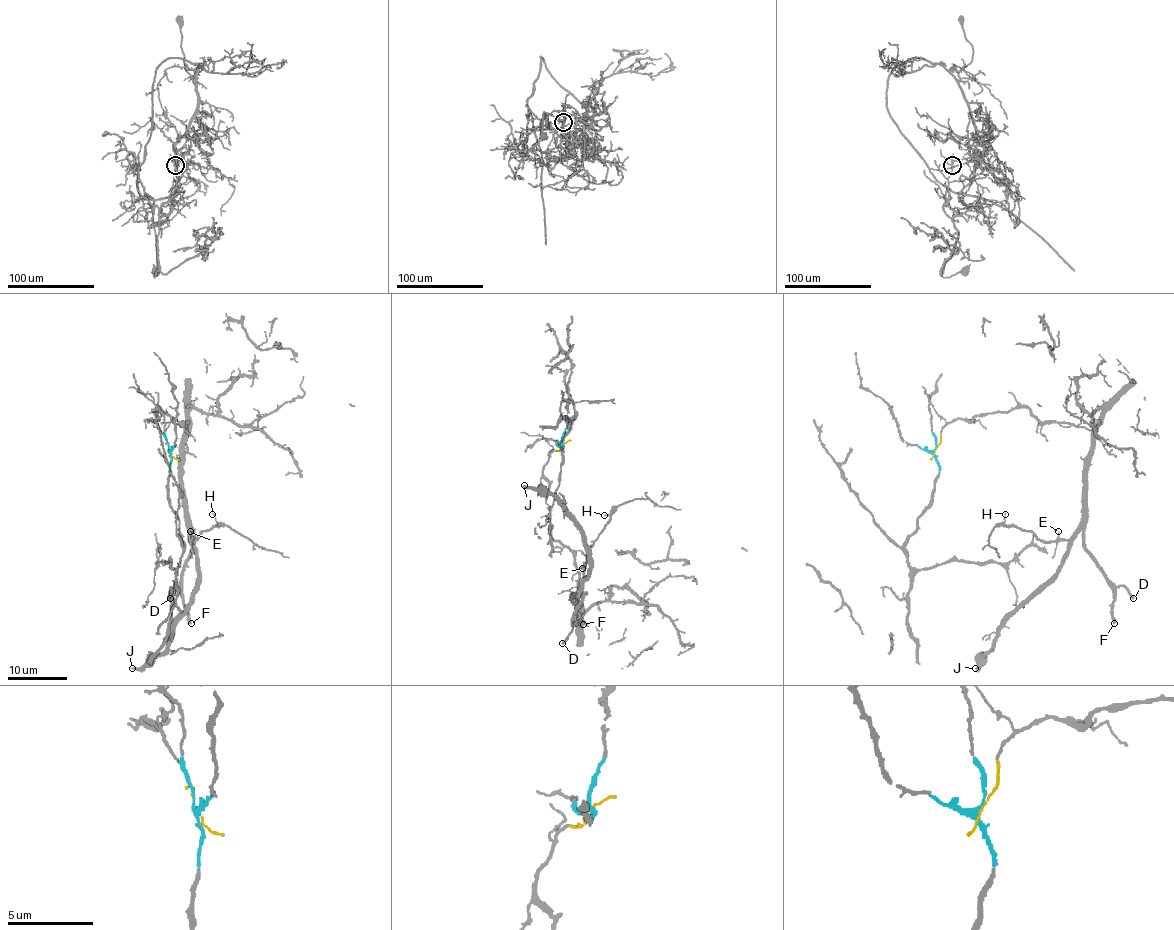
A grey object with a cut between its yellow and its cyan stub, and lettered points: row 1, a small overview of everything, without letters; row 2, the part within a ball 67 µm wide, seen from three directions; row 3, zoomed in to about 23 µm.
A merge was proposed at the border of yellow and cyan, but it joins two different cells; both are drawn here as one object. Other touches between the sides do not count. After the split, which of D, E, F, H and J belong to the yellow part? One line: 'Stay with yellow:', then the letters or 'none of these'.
Stay with yellow: D, E, F, H, J

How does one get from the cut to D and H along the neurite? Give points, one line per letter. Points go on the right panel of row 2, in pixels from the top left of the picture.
D: (935, 450), (948, 423), (988, 413), (1027, 407), (1045, 422), (1084, 426), (1090, 432), (1086, 552), (1133, 598)
H: (935, 450), (957, 419), (1021, 407), (1084, 426), (1086, 507), (1072, 536), (1042, 542), (1005, 513)

